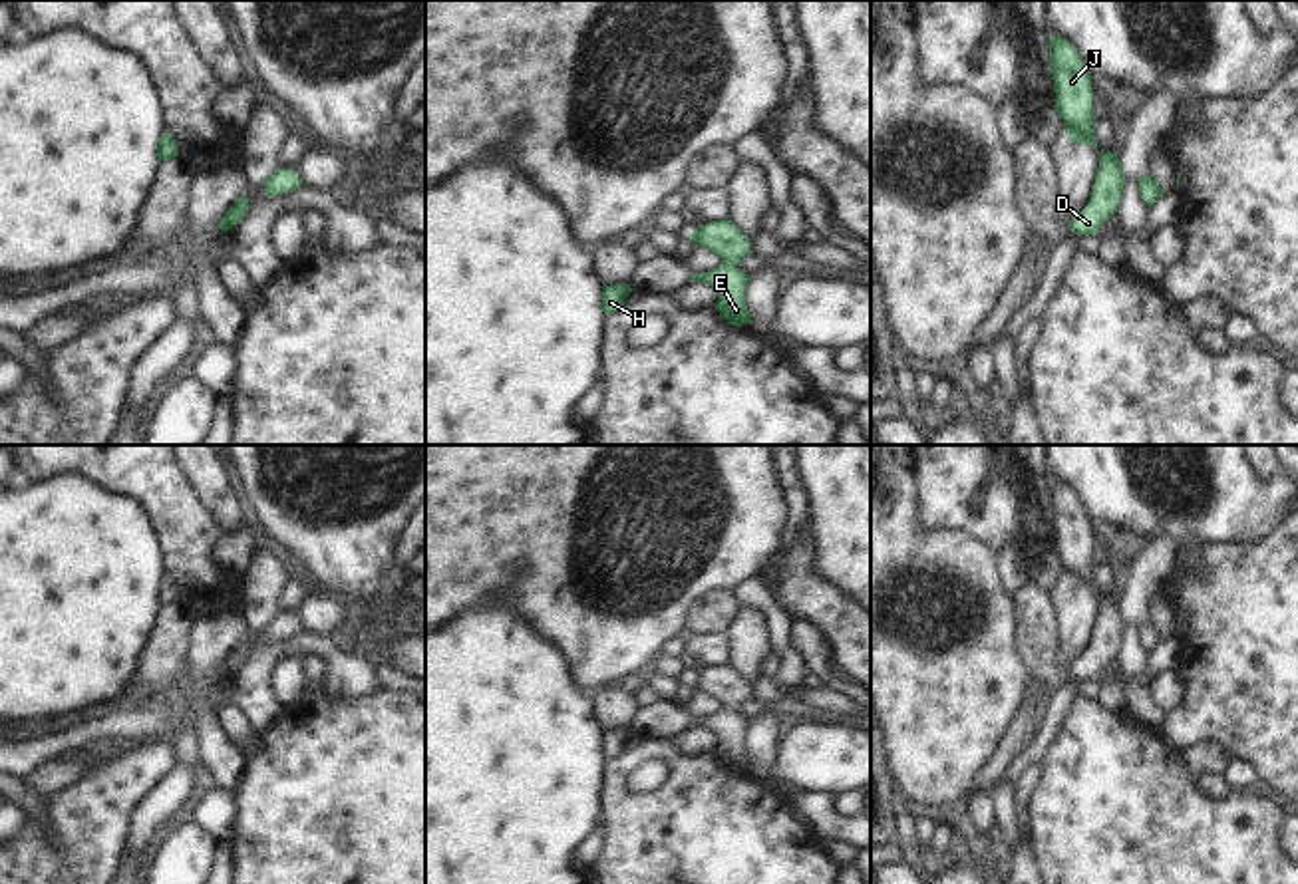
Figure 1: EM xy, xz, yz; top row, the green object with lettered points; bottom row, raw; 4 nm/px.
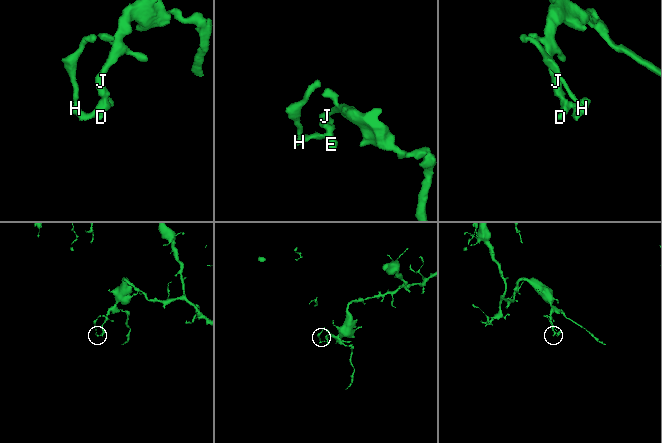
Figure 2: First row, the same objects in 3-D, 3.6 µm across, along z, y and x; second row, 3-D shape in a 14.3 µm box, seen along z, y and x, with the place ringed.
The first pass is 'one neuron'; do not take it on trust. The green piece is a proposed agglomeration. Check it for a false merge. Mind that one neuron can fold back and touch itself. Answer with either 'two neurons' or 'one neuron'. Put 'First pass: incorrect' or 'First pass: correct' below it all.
one neuron
First pass: correct

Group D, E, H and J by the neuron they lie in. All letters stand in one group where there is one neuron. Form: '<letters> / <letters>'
D E H J

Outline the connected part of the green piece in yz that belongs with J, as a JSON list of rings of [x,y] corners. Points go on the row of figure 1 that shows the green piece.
[[[1050,36],[1055,111],[1063,119],[1067,139],[1097,147],[1093,87],[1077,50],[1061,36]]]

